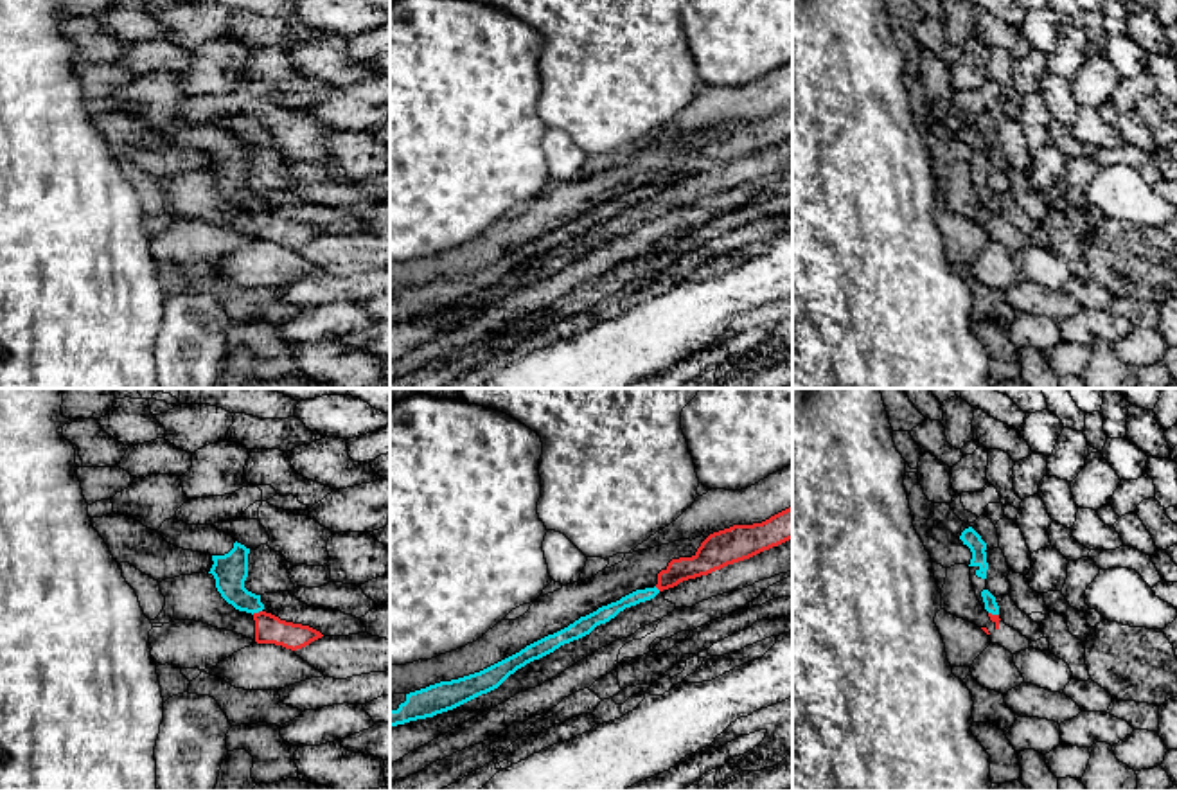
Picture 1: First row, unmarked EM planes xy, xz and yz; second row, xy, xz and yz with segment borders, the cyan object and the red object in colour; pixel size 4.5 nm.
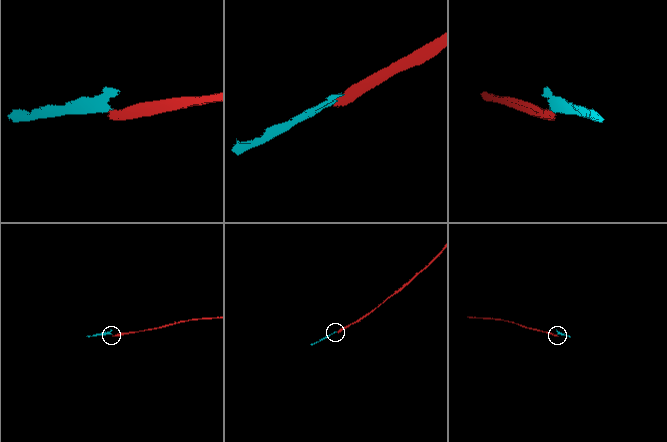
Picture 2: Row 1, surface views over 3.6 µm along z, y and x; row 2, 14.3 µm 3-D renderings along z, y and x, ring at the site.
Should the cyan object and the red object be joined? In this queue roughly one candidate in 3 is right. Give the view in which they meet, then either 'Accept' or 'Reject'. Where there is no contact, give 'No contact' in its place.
Touches cyan in xy. Reject

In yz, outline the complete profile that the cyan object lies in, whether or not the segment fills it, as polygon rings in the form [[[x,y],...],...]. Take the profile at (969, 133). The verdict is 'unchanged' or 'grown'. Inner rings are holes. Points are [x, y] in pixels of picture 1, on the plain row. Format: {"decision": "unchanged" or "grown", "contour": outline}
{"decision": "grown", "contour": [[[972,124],[965,126],[960,137],[972,149],[969,165],[970,165],[970,178],[978,198],[988,210],[999,212],[999,203],[996,200],[996,194],[987,187],[987,167],[988,167],[987,149],[990,146]]]}

